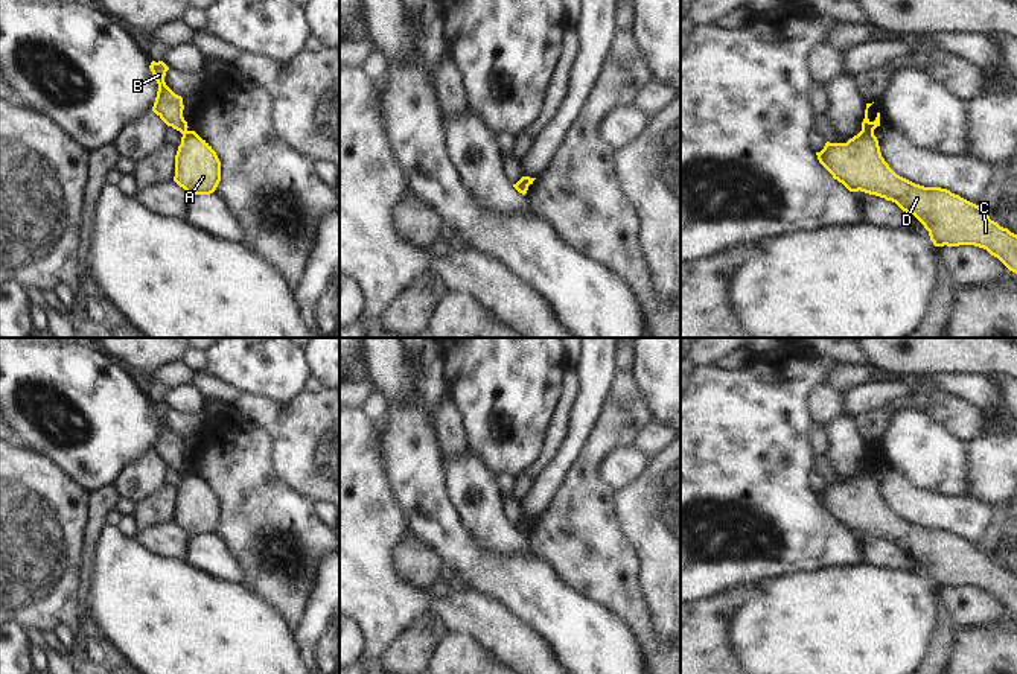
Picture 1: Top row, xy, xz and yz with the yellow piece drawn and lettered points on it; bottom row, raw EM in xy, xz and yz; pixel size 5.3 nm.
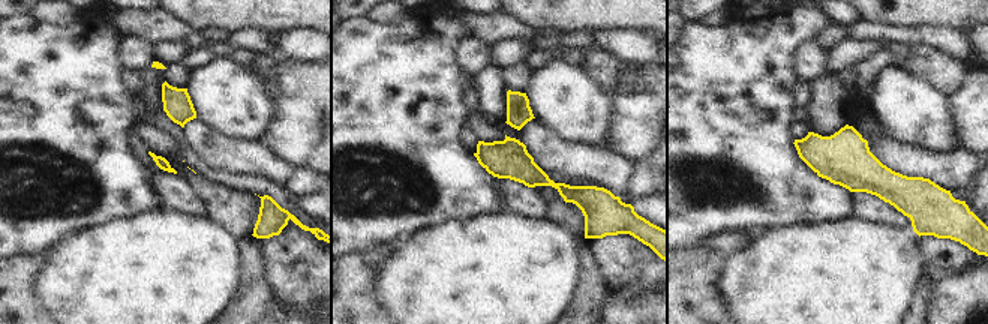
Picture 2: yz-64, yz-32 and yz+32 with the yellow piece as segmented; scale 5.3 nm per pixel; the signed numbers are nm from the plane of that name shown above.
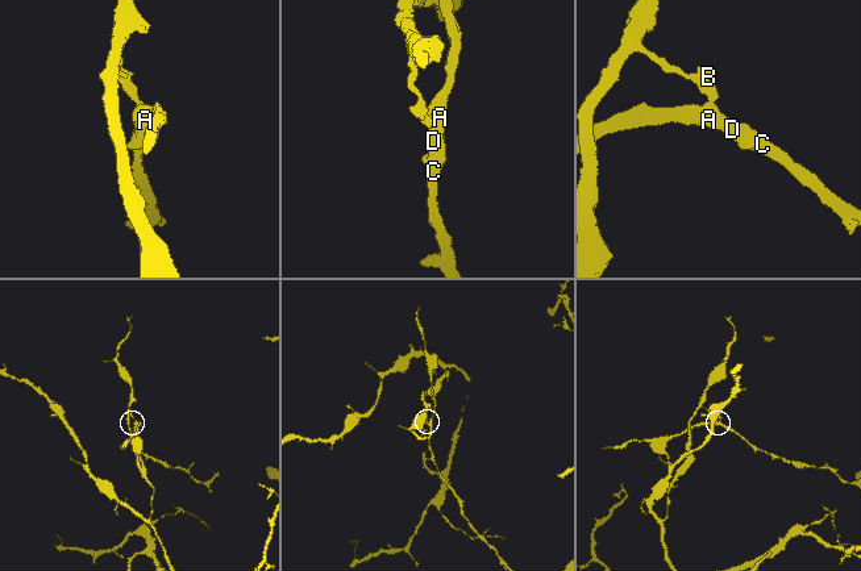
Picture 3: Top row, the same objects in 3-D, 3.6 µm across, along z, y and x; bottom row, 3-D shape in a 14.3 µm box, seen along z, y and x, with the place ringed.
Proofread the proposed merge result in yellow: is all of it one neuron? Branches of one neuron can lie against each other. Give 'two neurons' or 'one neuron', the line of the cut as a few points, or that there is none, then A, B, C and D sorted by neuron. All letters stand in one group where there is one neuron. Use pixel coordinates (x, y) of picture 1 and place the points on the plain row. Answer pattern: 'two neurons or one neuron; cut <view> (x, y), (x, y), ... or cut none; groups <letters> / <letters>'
two neurons; cut yz (862, 470), (873, 475); groups A C D / B

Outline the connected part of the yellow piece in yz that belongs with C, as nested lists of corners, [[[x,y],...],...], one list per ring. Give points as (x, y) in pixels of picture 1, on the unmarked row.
[[[860,472],[846,484],[827,482],[821,493],[816,493],[819,504],[833,516],[834,520],[842,523],[850,533],[865,533],[895,543],[903,552],[913,555],[929,572],[930,581],[935,587],[959,587],[974,586],[987,590],[991,596],[997,598],[1009,612],[1017,615],[1017,575],[1008,569],[1000,567],[991,561],[987,548],[979,548],[959,536],[952,534],[941,528],[924,528],[897,516],[885,502],[880,493],[878,481],[874,475]]]

